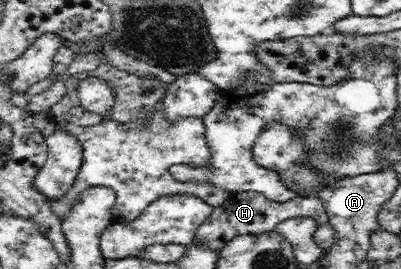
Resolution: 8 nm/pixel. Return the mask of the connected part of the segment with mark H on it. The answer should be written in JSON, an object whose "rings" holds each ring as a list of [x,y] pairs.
{"rings":[[[240,191],[233,193],[225,202],[215,207],[210,217],[196,230],[196,242],[214,251],[220,251],[236,236],[268,233],[277,229],[277,225],[284,220],[308,217],[316,222],[316,229],[312,233],[312,240],[323,250],[330,249],[334,244],[334,228],[330,226],[328,214],[318,194],[296,196],[285,202],[275,202],[264,194],[253,191]]]}

